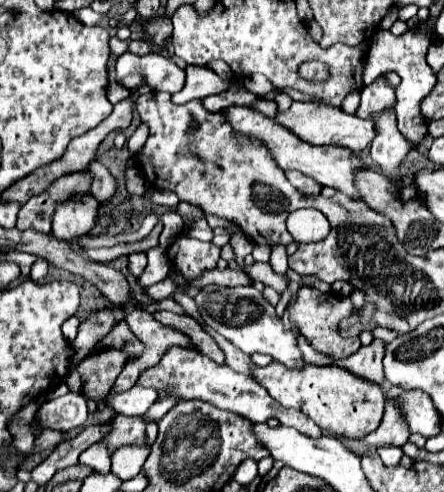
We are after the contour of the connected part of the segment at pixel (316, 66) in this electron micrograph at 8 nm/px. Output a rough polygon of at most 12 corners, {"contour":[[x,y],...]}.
{"contour":[[307,61],[299,67],[301,77],[323,81],[329,67],[321,61]]}

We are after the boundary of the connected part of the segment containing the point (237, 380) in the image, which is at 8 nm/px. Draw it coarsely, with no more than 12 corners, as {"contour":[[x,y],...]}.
{"contour":[[169,349],[137,385],[303,435],[307,415],[281,407],[259,383],[195,349]]}

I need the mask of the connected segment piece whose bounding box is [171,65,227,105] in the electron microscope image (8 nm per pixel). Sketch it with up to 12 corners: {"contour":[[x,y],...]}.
{"contour":[[189,65],[185,87],[171,95],[177,105],[227,89],[207,67]]}

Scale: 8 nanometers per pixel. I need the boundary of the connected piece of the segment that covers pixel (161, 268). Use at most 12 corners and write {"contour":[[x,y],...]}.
{"contour":[[163,247],[147,251],[149,263],[141,287],[163,281],[171,269]]}

